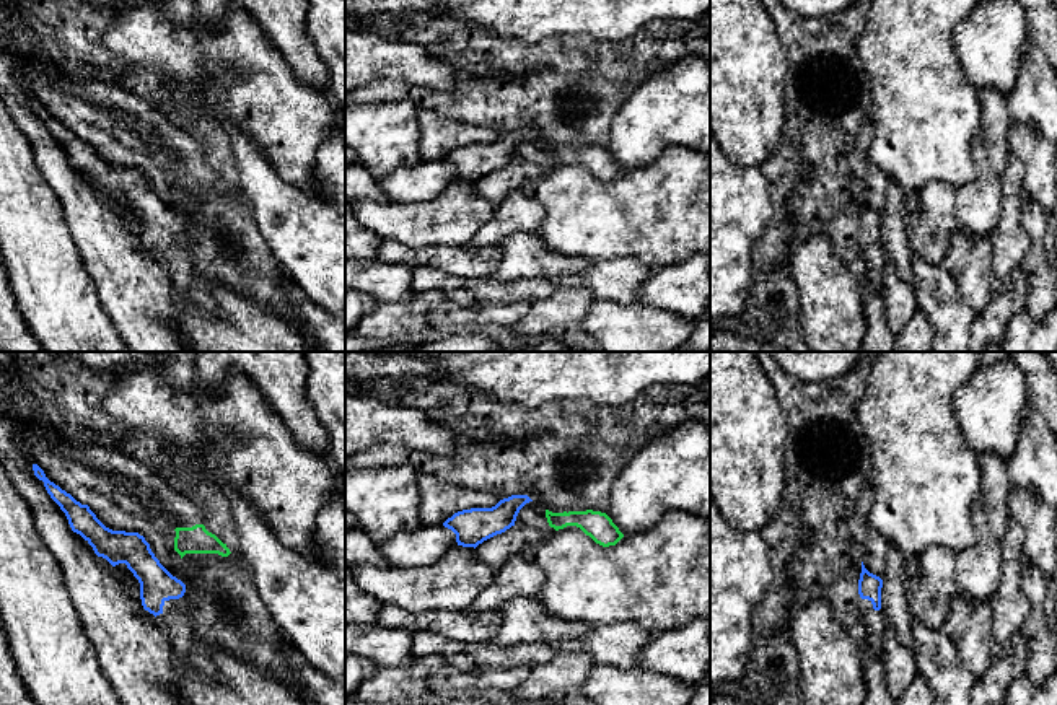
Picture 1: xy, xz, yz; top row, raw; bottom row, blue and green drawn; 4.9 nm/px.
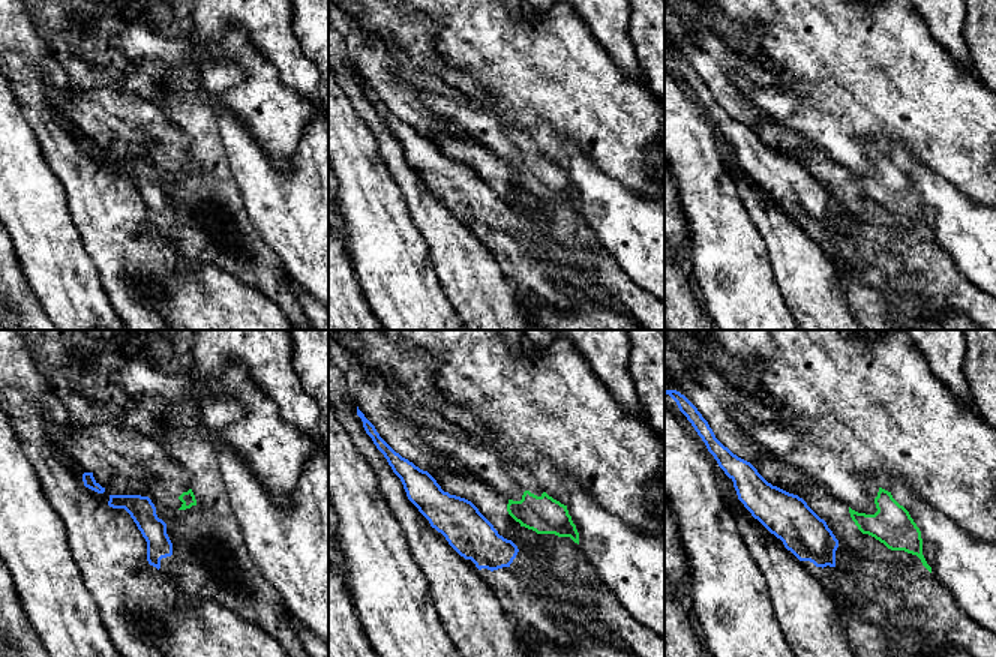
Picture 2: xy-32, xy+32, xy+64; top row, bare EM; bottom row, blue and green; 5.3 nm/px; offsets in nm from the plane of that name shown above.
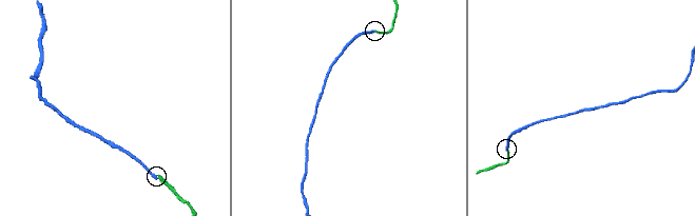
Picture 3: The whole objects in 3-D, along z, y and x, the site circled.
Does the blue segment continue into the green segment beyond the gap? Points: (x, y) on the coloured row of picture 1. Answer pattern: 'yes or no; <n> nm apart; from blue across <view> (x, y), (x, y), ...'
no; 90 nm apart; from blue across xz (531, 500), (546, 510)

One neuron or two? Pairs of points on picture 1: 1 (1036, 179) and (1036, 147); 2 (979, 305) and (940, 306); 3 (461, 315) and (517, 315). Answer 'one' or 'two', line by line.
1: one
2: two
3: one

